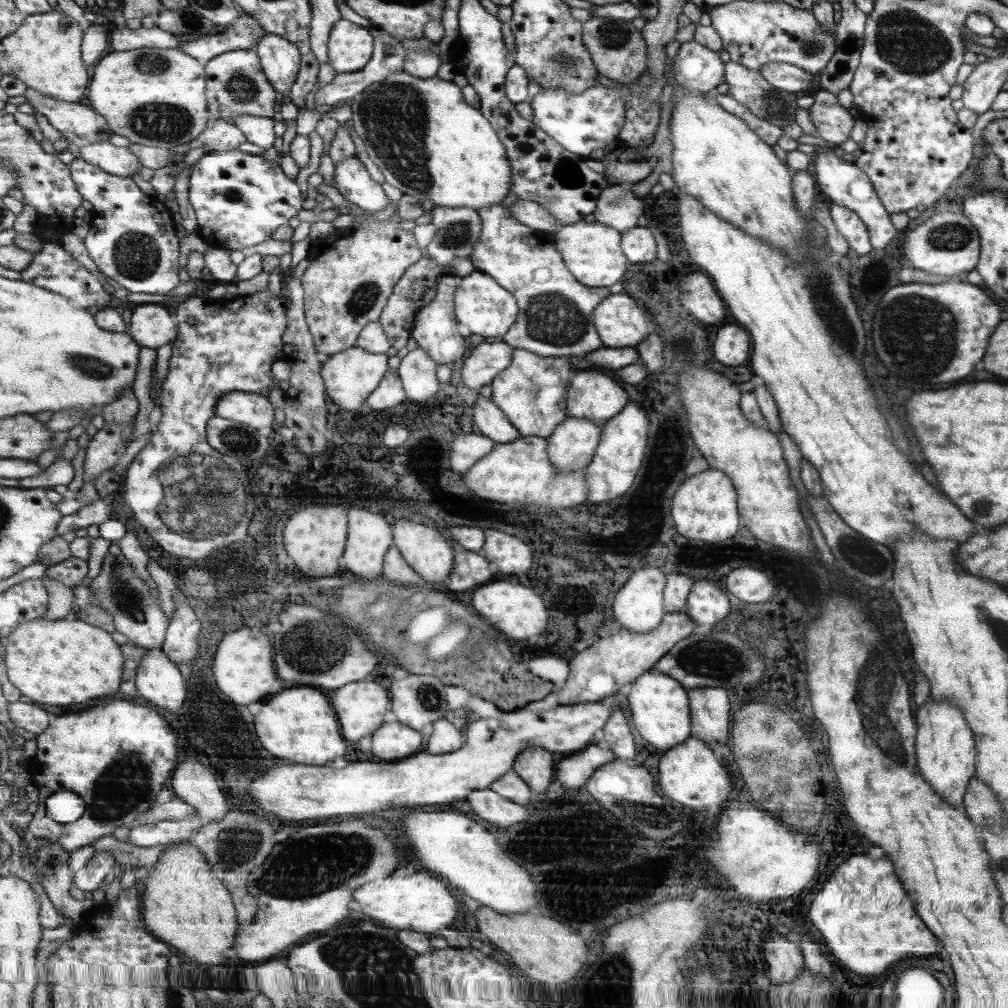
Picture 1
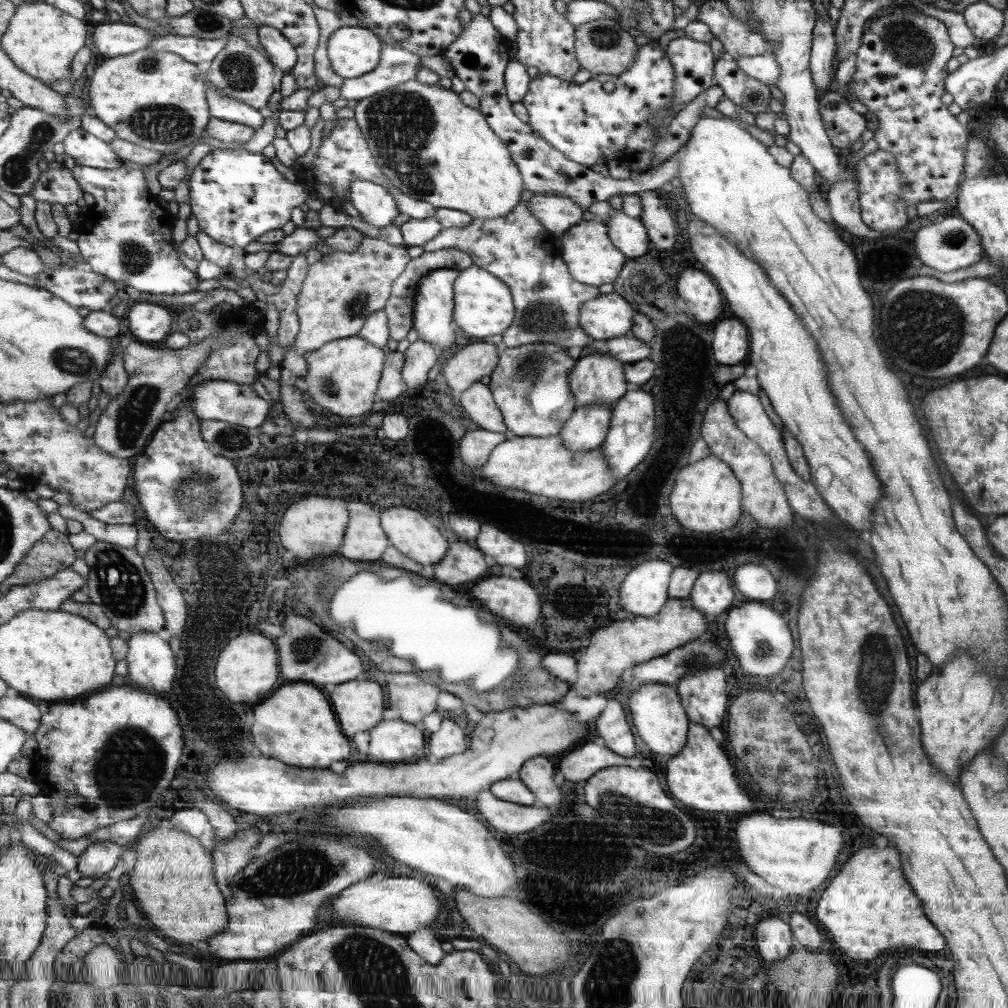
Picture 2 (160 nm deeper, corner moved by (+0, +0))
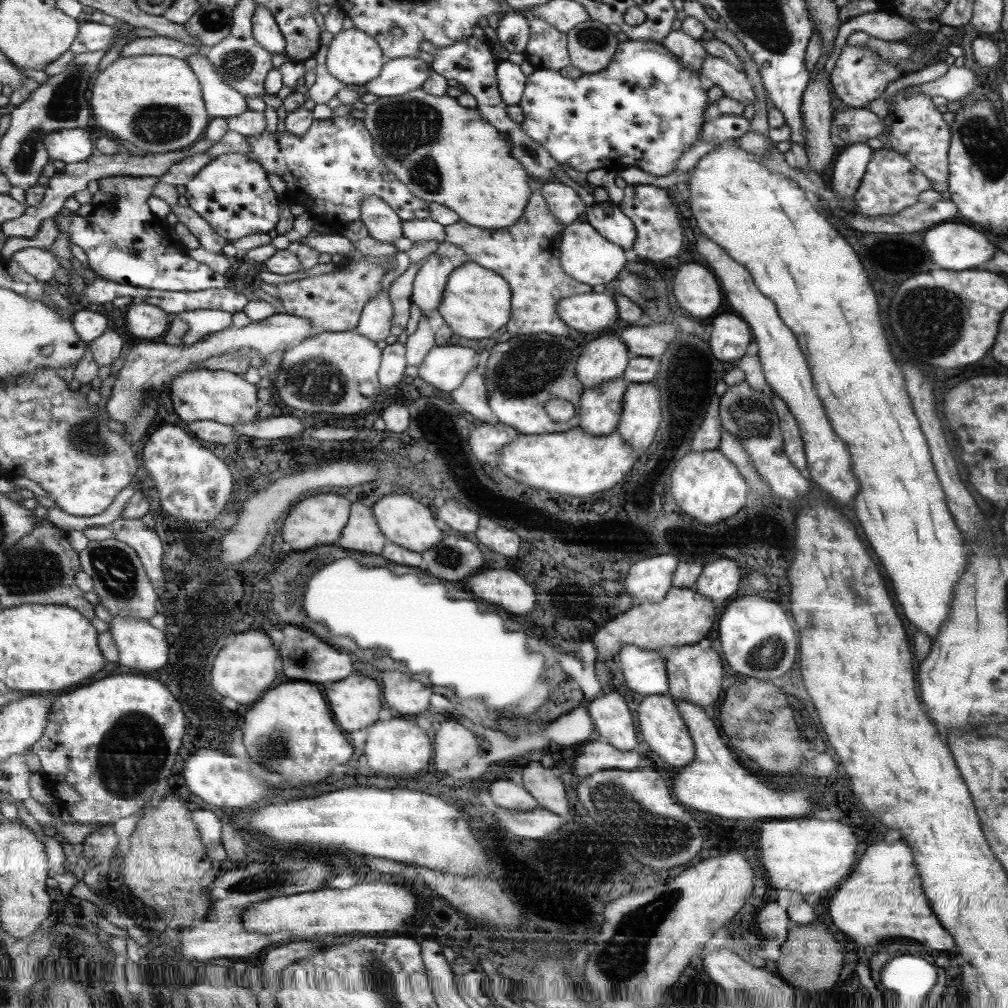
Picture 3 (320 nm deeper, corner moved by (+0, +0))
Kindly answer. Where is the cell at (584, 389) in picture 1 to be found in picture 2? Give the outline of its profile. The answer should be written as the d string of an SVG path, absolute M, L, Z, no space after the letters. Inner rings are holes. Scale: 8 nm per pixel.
M607 353L579 357L570 374L570 385L579 407L588 404L612 406L626 394L623 363Z

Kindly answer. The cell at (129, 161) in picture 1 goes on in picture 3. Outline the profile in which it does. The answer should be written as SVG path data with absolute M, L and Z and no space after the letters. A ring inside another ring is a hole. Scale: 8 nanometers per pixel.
M64 128L61 132L47 134L43 143L49 149L51 160L62 160L67 165L84 162L97 152L91 132L82 128Z

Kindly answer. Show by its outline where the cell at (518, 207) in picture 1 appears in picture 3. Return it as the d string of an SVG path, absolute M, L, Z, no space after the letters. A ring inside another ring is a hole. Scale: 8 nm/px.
M559 181L545 183L540 191L548 208L564 228L573 221L582 219L586 206L577 191Z

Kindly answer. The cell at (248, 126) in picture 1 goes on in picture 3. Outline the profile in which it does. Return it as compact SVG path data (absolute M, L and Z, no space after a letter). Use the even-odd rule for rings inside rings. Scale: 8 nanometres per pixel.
M206 52L195 53L188 57L186 62L202 84L207 110L213 118L234 117L248 109L245 95L233 88L226 82L223 74L215 70Z

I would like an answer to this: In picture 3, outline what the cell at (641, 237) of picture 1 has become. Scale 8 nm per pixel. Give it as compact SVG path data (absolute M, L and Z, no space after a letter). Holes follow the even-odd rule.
M610 200L593 201L584 208L583 220L587 221L608 241L619 245L623 250L630 250L635 238L633 223Z

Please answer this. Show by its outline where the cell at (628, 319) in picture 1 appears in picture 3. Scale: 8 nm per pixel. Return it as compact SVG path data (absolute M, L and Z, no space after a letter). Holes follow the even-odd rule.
M607 292L566 296L557 304L557 315L570 330L587 336L616 329L620 323L613 297Z

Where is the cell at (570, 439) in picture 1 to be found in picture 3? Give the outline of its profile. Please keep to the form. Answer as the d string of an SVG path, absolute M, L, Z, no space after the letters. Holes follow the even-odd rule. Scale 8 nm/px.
M617 377L582 390L576 406L577 427L593 436L608 435L618 427L627 381Z

